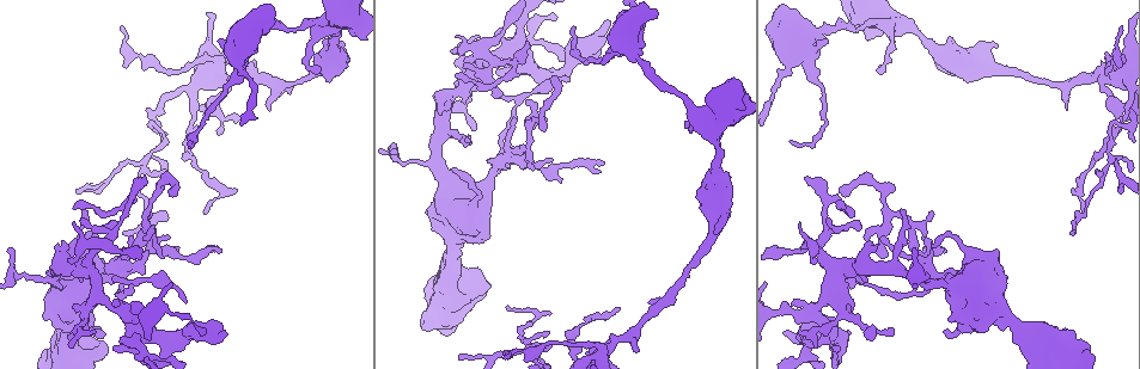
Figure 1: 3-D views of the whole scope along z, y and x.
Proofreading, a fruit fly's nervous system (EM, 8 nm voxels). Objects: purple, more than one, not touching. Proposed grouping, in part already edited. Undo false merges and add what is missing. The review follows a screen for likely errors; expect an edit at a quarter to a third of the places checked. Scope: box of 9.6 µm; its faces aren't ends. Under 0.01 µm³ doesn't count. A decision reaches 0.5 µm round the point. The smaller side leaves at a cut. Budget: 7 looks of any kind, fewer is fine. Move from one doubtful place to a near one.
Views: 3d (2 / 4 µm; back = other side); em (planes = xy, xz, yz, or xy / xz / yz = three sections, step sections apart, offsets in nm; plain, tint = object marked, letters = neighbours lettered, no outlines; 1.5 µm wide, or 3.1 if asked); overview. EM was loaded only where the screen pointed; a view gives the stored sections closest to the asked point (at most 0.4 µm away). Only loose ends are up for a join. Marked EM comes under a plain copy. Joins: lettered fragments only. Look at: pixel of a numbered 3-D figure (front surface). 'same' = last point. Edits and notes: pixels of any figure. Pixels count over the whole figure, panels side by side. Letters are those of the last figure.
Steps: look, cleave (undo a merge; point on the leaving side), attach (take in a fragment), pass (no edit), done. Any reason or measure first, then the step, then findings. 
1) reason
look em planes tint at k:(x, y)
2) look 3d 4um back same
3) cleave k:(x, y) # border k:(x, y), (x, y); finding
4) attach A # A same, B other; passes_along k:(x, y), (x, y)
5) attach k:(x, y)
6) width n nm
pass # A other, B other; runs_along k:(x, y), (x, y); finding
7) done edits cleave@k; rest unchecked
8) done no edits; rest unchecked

branch stops here
look em planes tint at 1:(601, 163)

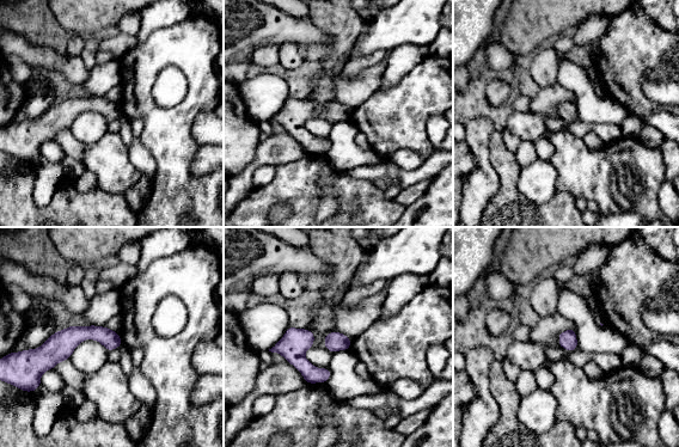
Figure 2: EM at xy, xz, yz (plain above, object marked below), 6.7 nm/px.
see the neighbours
look em planes letters same

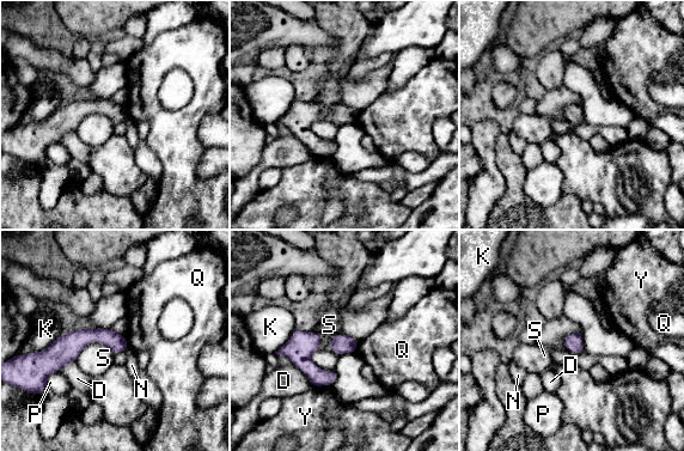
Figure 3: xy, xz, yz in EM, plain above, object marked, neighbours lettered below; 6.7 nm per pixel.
longest_contact S 300 nm
pass # D other, K other, N other, P other, Q other, S other, Y other; none of them fits

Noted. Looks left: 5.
a narrow waist
look em planes letters at 1:(557, 344)

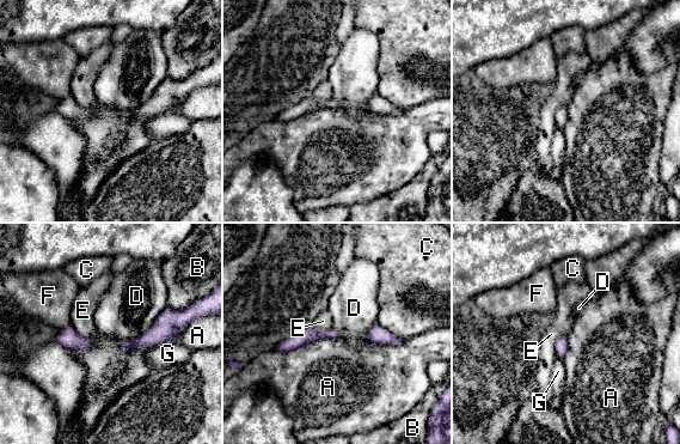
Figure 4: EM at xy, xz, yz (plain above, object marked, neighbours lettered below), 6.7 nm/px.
width 70 nm
pass # A other, B other, C other, D other, E other, F other, G other; continuous, no second cell

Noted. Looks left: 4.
calibre changes
look em planes letters at 1:(643, 66)

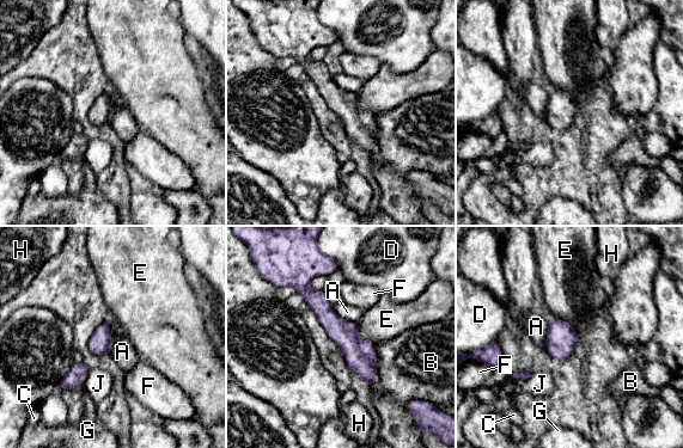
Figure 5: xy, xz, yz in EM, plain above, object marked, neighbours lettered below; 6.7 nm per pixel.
pass # A other, B other, C other, D other, E other, F other, G other, H other, J other; border 5:(357, 324), (359, 336), (372, 344); all the same cell

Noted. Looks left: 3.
done no edits; rest unchecked

